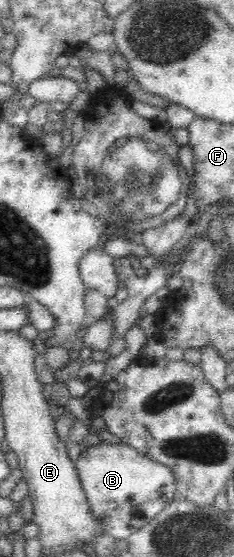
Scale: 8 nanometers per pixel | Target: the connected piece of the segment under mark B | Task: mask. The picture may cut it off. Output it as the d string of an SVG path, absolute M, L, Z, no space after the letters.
M97 444L81 452L75 463L82 487L84 488L92 513L99 519L104 534L114 537L116 541L127 538L150 523L163 509L166 509L177 497L176 480L172 470L148 456L138 453L136 448L122 444Z

